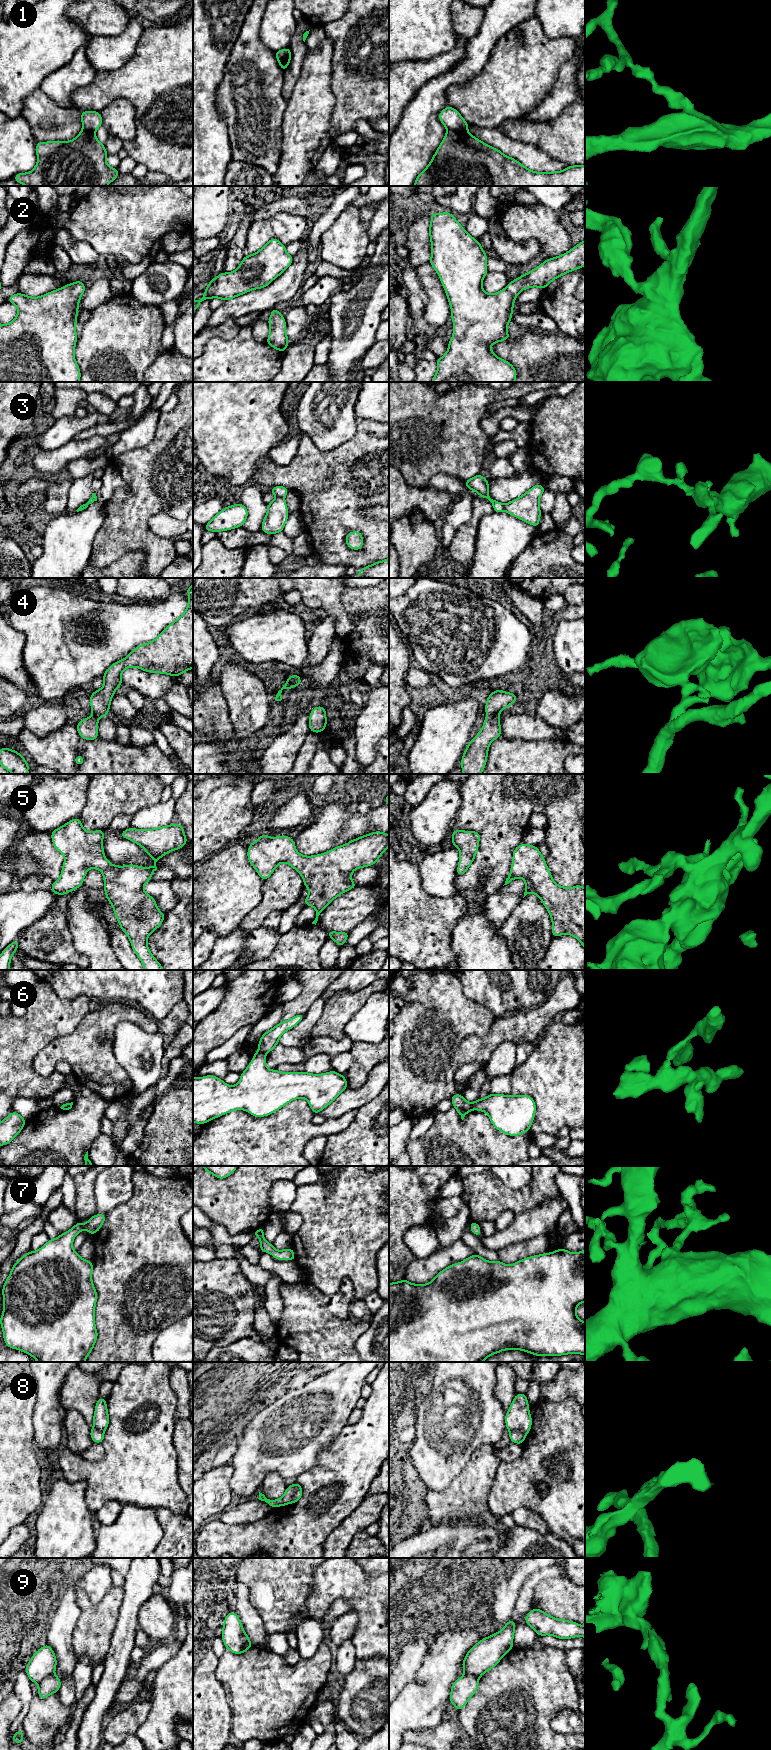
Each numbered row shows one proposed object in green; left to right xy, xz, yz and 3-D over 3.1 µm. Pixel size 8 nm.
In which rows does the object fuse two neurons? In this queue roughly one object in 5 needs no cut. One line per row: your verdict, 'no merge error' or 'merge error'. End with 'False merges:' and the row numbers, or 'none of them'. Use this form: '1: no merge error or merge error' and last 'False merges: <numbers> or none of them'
1: merge error
2: no merge error
3: merge error
4: no merge error
5: no merge error
6: merge error
7: no merge error
8: merge error
9: merge error
False merges: 1, 3, 6, 8, 9

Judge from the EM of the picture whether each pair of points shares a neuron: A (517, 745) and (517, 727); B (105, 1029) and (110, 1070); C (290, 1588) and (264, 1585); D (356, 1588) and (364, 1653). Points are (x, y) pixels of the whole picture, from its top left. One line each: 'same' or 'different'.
A: different
B: same
C: same
D: same

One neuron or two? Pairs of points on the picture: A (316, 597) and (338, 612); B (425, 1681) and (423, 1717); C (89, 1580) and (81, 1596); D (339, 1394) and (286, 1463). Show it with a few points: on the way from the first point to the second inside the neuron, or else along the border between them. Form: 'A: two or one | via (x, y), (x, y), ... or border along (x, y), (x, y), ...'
A: one | via (321, 597), (333, 607)
B: one | via (425, 1690), (423, 1708)
C: two | border along (83, 1590), (92, 1602), (98, 1602), (108, 1591)
D: one | via (336, 1413), (328, 1427), (305, 1447)

